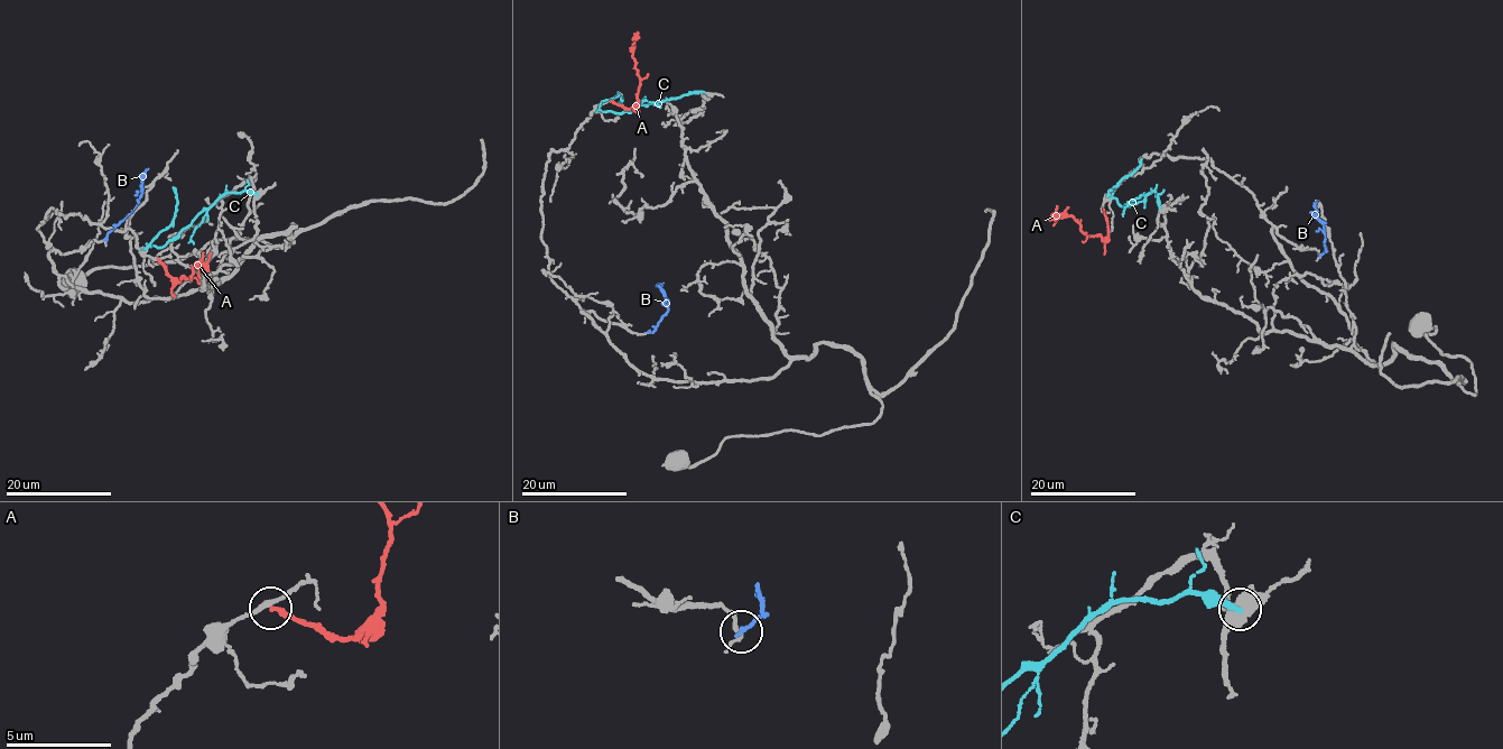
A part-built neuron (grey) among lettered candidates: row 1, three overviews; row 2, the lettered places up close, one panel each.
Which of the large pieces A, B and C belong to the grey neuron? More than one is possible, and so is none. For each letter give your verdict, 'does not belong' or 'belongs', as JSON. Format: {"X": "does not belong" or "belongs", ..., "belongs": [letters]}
{"A": "does not belong", "B": "belongs", "C": "does not belong", "belongs": ["B"]}

